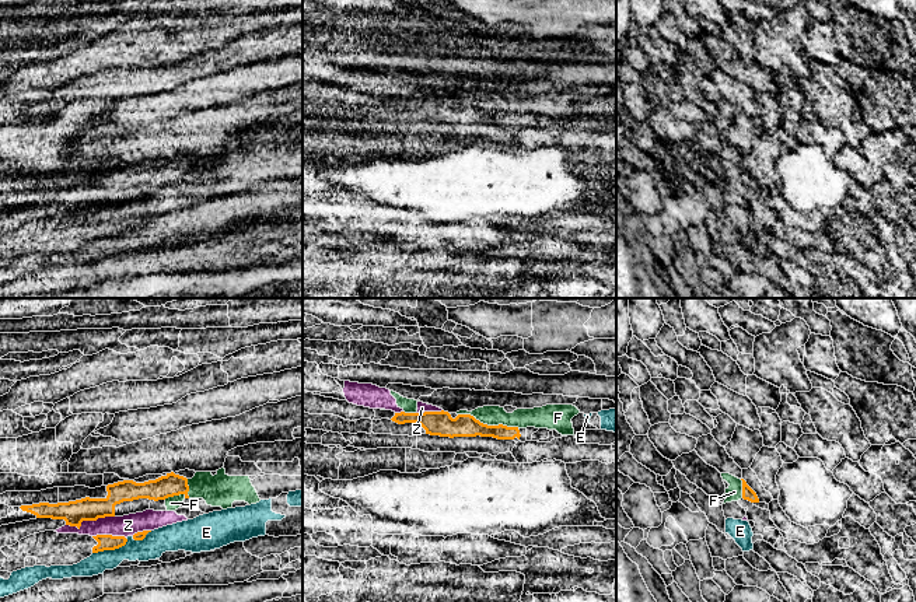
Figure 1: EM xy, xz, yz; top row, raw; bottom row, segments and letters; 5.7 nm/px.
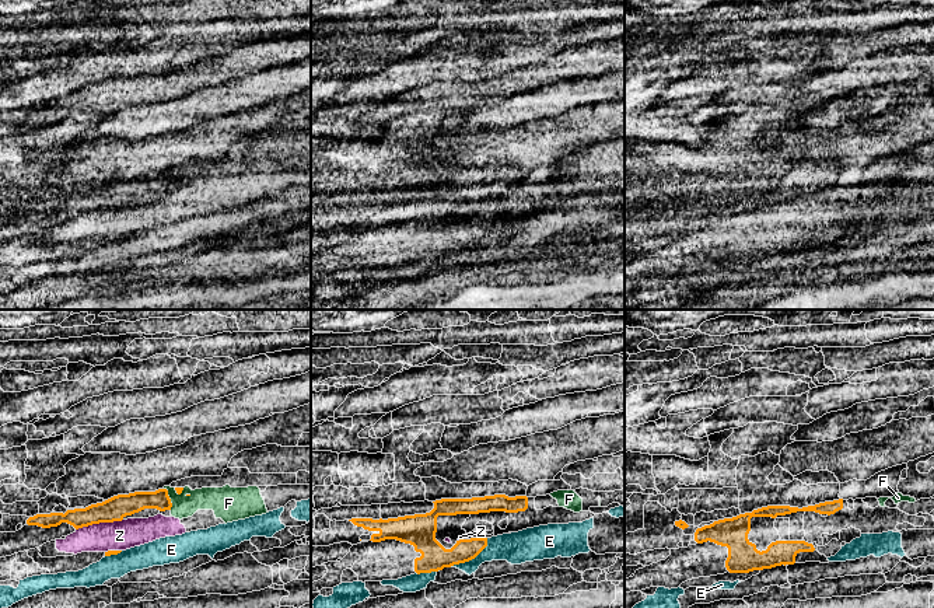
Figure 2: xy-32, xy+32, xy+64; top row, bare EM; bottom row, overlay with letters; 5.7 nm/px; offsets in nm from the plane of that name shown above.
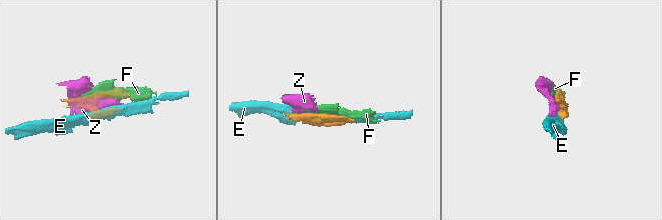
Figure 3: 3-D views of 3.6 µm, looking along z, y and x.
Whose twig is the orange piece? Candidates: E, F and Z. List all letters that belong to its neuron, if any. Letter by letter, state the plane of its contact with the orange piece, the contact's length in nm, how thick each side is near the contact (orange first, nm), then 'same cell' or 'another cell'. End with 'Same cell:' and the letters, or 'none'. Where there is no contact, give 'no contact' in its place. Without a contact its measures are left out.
E: meets orange in xy; contact 220 nm long; 100 nm thick on the orange side, 140 nm on the other; another cell
F: meets orange in xz; contact 360 nm long; 130 nm thick on the orange side, 110 nm on the other; another cell
Z: meets orange in xy; contact 280 nm long; 140 nm thick on the orange side, 120 nm on the other; another cell
Same cell: none

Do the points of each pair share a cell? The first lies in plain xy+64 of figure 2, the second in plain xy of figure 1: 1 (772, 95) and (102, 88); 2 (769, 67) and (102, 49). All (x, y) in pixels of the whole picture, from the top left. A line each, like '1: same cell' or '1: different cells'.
1: same cell
2: same cell

